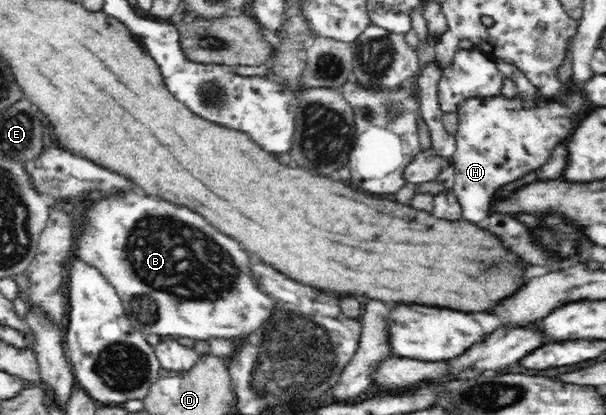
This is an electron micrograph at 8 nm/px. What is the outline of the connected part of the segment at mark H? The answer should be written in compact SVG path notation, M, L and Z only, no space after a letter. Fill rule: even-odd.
M576 90L576 94L566 96L566 100L548 100L544 108L536 108L528 99L508 100L503 95L495 95L486 98L467 98L460 102L457 108L458 115L458 131L455 132L457 148L452 156L453 167L455 168L455 185L453 191L456 193L458 202L464 210L463 218L468 218L470 222L482 222L488 214L488 206L486 200L492 198L492 194L508 184L514 182L518 178L522 178L526 172L533 172L534 169L540 170L542 164L546 164L548 156L552 156L552 152L561 142L566 141L572 128L575 128L572 122L560 122L560 118L556 116L570 116L576 114L578 110L582 110L584 104L584 96Z

